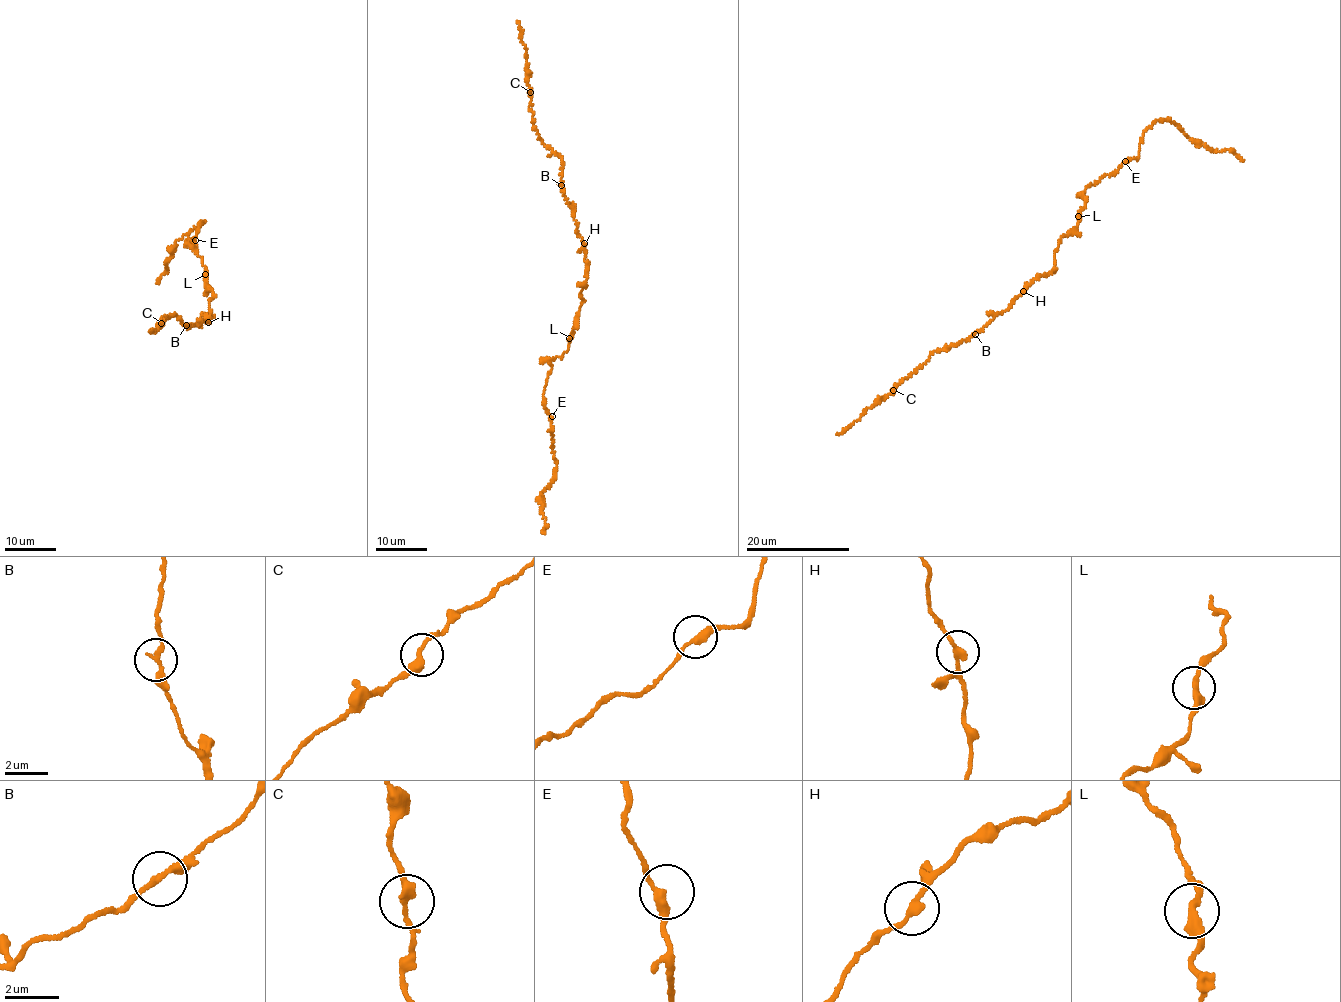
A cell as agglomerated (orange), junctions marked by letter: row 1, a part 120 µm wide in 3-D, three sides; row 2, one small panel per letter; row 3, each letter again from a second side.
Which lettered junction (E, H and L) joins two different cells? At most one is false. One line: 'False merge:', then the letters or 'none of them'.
False merge: none of them

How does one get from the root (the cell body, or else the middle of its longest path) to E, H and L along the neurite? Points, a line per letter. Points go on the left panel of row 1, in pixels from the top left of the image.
E: (213, 298), (214, 292), (205, 285), (203, 260), (197, 254), (196, 245), (186, 241), (195, 240)
H: (213, 298), (208, 304), (208, 318), (212, 317), (208, 322)
L: (213, 298), (214, 292), (205, 285), (205, 274)

